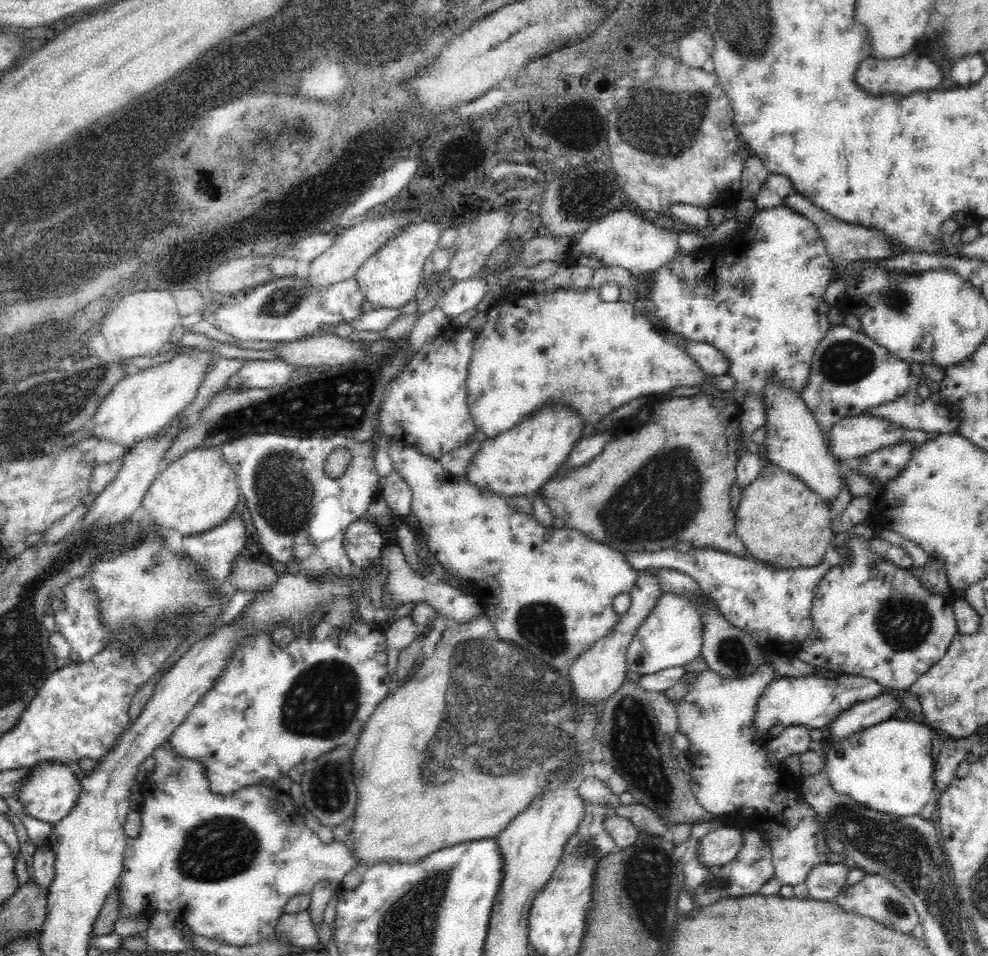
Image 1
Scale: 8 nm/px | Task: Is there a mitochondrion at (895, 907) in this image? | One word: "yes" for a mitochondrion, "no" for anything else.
yes

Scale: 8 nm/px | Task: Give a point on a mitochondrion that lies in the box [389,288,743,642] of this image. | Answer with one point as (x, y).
(660, 501)

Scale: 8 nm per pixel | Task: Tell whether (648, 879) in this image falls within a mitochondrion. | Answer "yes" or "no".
yes

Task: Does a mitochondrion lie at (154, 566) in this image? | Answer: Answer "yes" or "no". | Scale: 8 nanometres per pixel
yes

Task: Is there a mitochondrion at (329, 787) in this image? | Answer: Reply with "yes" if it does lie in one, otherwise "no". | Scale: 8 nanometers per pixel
yes

